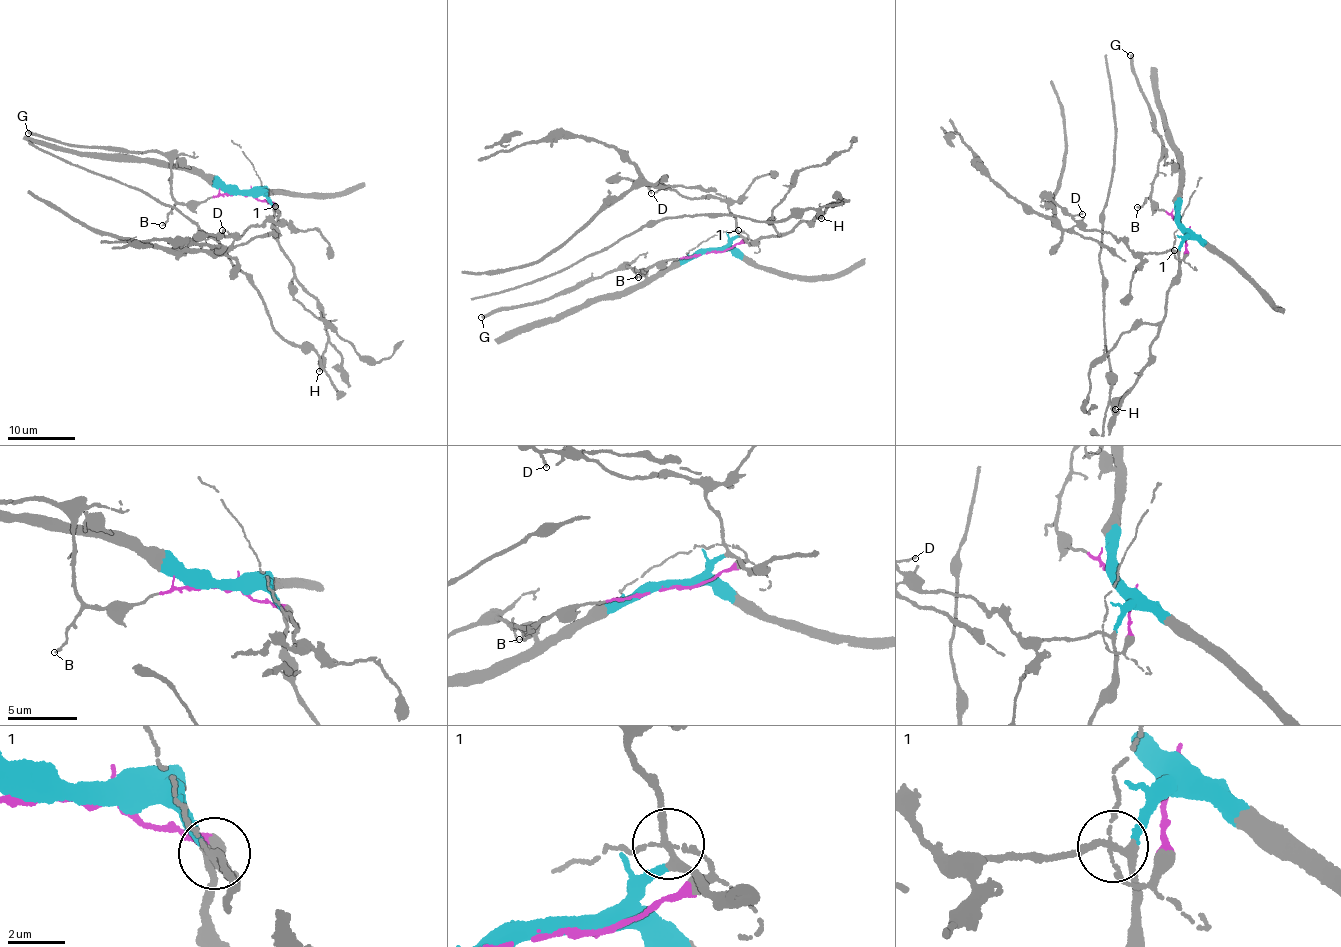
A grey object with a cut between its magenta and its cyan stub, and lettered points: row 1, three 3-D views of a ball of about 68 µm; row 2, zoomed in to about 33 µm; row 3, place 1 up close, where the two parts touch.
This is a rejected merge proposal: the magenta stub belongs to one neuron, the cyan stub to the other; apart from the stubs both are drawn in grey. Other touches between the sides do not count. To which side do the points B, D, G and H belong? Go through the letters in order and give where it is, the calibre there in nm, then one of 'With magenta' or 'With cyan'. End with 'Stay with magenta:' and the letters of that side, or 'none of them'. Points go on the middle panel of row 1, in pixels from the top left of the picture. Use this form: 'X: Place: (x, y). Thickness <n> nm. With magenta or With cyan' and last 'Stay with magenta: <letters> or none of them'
B: Place: (638, 277). Thickness 160 nm. With magenta
D: Place: (651, 193). Thickness 160 nm. With cyan
G: Place: (481, 317). Thickness 320 nm. With magenta
H: Place: (821, 218). Thickness 320 nm. With cyan
Stay with magenta: B, G

